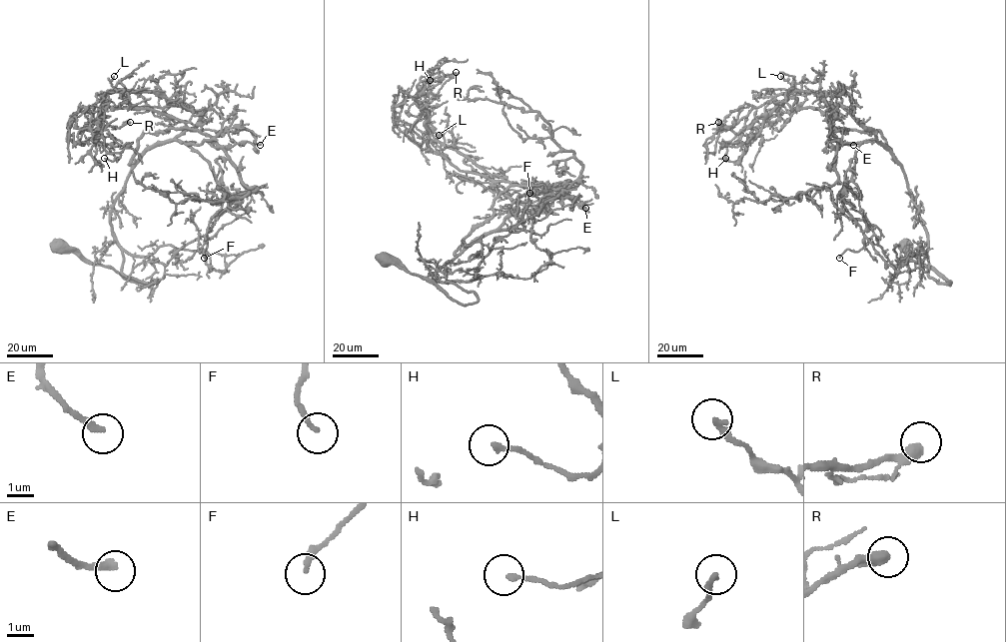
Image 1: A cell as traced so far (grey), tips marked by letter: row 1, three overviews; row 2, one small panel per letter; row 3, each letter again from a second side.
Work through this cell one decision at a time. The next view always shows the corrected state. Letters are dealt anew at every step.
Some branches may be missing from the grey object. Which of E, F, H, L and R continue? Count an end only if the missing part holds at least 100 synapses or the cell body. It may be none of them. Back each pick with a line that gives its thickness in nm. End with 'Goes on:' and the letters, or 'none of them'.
Goes on: none of them

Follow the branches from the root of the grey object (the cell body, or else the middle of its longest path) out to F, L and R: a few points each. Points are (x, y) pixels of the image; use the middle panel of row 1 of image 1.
F: (385, 260), (474, 304), (473, 292), (447, 283), (471, 281), (496, 243), (524, 230), (529, 193)
L: (385, 260), (474, 304), (473, 292), (436, 273), (522, 212), (485, 171), (438, 147), (439, 135)
R: (385, 260), (474, 304), (436, 273), (524, 208), (428, 126), (422, 91), (456, 72)

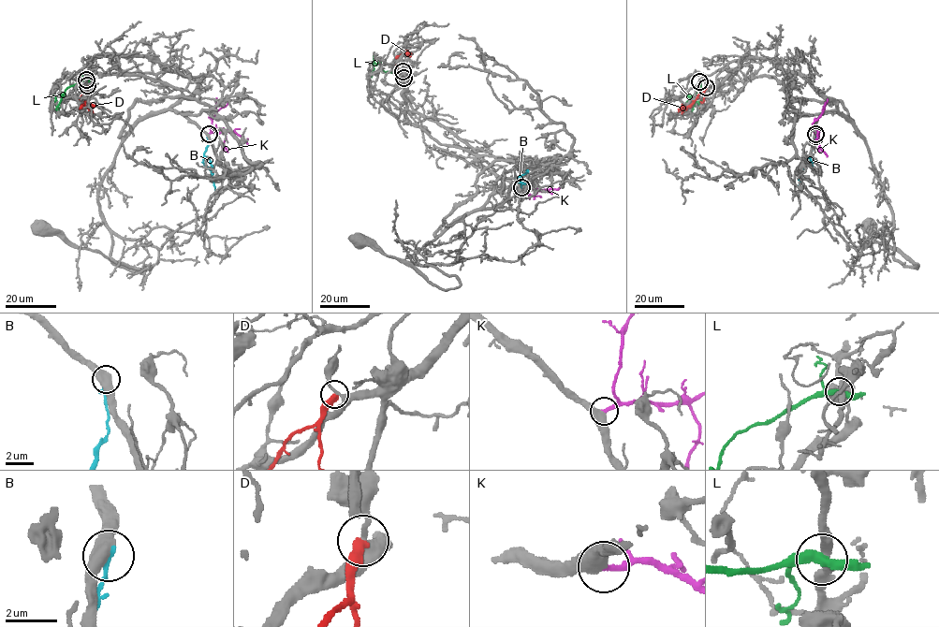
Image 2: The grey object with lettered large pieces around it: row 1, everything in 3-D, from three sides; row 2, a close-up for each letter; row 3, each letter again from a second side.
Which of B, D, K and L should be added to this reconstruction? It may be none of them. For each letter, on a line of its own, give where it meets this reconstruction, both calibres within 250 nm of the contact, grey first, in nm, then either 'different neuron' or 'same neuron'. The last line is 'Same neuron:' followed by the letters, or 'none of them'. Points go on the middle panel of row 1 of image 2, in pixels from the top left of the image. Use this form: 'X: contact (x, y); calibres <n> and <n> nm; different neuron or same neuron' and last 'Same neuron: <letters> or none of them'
B: contact (521, 187); calibres 550 and 180 nm; different neuron
D: contact (403, 78); calibres 240 and 440 nm; different neuron
K: contact (521, 187); calibres 480 and 260 nm; same neuron
L: contact (403, 71); calibres 340 and 320 nm; different neuron
Same neuron: K

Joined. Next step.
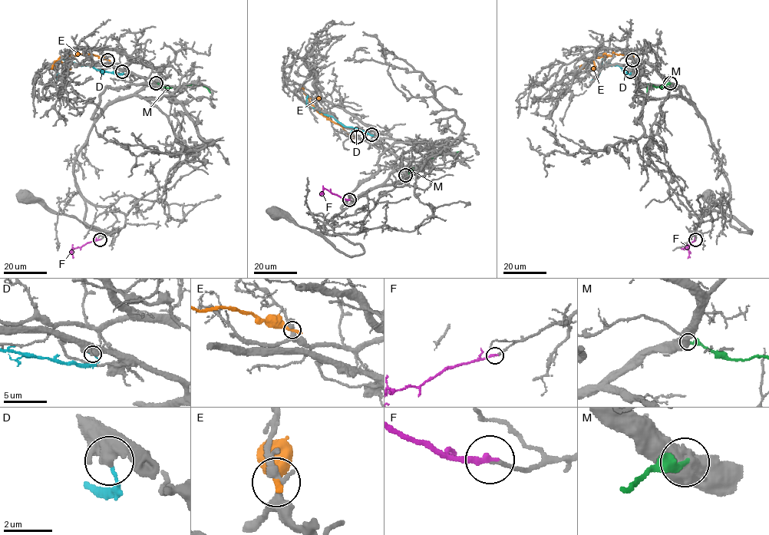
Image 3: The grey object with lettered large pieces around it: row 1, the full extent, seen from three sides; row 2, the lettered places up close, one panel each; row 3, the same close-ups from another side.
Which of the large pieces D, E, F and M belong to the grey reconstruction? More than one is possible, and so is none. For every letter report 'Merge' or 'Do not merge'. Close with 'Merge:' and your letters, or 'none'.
D: Do not merge
E: Do not merge
F: Merge
M: Do not merge
Merge: F

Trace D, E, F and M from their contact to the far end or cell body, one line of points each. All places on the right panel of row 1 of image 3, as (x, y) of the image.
D: (630, 71), (631, 74), (627, 74), (618, 65), (612, 65), (602, 59), (599, 74), (591, 80)
E: (632, 60), (627, 55), (615, 54), (592, 58), (579, 67)
F: (694, 239), (684, 248), (688, 249), (687, 258)
M: (671, 84), (661, 87), (648, 85), (647, 93)

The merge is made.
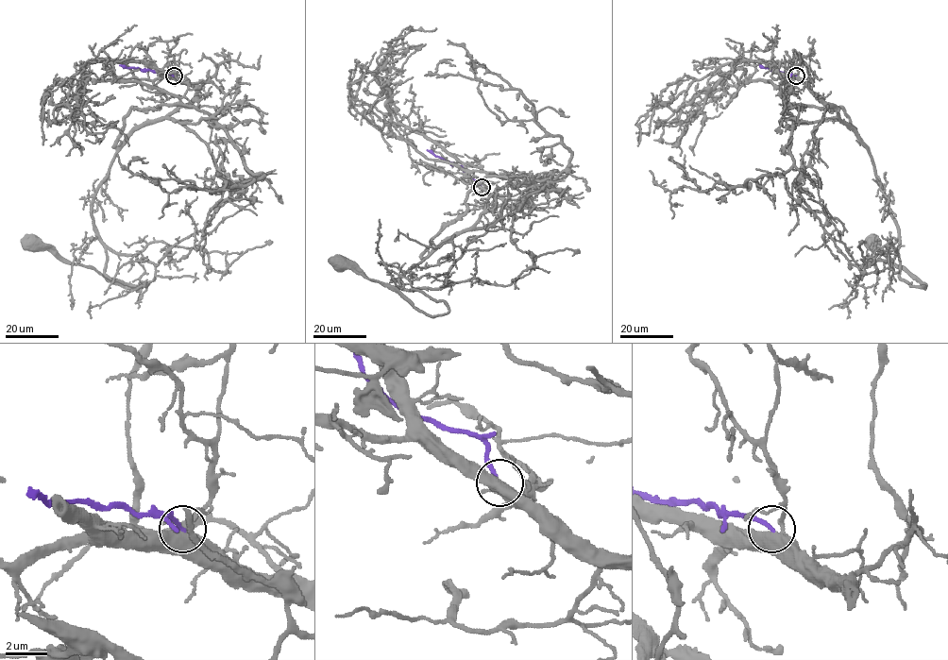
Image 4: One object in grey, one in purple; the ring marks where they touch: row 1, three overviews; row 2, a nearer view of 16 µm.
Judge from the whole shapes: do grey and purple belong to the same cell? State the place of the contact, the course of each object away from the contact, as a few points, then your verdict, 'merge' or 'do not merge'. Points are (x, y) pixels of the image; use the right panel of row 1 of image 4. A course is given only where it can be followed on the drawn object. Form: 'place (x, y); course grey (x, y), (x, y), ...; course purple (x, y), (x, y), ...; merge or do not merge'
place (796, 76); course grey (796, 76), (837, 110), (871, 155), (888, 211), (898, 228), (900, 278), (910, 285), (925, 287), (873, 244); course purple (796, 76), (759, 65); do not merge

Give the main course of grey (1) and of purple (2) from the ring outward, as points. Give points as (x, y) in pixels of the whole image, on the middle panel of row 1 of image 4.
1: (482, 187), (502, 200), (492, 222), (455, 232), (399, 279), (448, 312), (428, 315), (339, 263)
2: (482, 187), (459, 166), (427, 150)

